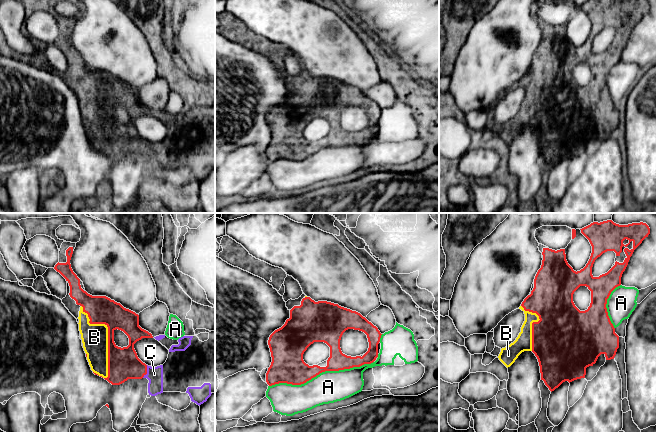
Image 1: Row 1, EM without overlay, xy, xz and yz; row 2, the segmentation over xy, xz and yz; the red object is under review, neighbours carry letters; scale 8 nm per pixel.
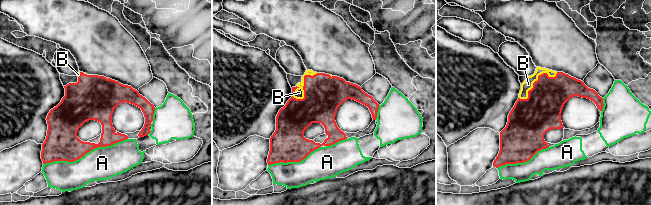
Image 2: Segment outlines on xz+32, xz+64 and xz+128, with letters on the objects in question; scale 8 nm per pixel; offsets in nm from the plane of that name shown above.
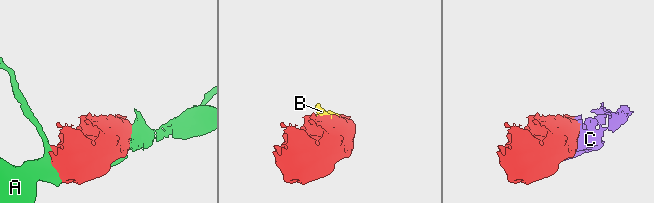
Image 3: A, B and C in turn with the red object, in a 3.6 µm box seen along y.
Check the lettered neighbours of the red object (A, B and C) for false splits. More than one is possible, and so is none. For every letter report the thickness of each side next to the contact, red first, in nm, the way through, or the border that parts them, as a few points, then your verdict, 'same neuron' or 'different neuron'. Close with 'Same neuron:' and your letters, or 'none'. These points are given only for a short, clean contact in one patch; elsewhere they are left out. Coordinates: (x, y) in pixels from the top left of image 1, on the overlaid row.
A: calibres 240 and 260 nm; different neuron
B: calibres 240 and 220 nm; same neuron
C: calibres 260 and 130 nm; same neuron
Same neuron: B, C

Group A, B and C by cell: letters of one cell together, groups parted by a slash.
A / B C

